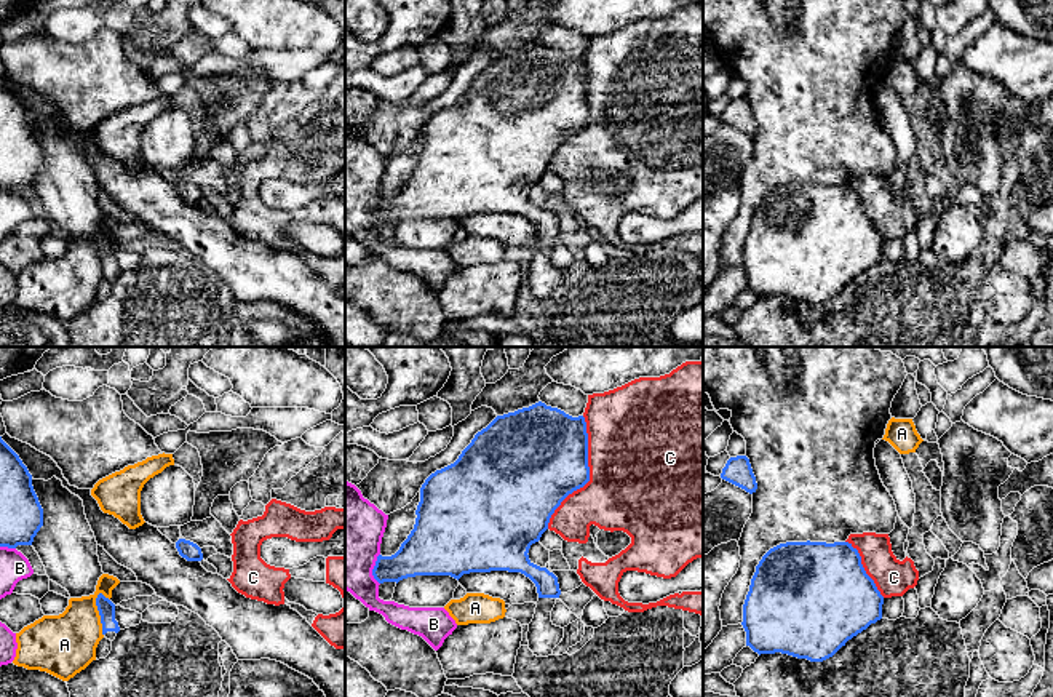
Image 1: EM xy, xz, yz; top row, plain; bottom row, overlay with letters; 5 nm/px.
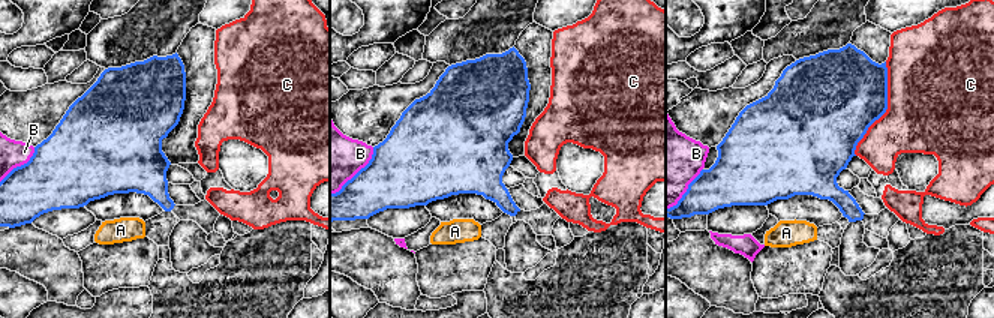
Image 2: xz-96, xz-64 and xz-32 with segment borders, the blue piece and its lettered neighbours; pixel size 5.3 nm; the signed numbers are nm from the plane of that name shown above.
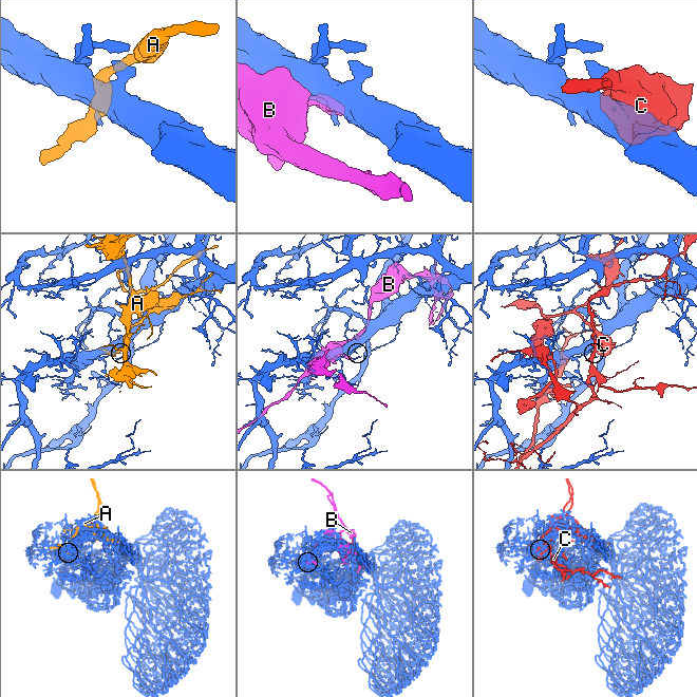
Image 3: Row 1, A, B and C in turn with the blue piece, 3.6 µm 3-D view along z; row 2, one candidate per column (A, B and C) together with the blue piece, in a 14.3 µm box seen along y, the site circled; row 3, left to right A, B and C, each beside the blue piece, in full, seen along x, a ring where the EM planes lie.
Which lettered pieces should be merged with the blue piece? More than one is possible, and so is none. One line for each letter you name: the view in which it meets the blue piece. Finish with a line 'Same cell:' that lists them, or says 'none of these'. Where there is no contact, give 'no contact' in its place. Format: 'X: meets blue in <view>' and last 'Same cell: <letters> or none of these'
Same cell: none of these

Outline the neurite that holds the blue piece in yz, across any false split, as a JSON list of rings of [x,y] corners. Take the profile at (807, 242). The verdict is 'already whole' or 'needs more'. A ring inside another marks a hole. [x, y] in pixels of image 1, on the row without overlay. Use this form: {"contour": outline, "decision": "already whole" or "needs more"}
{"contour": [[[786,184],[770,190],[751,221],[743,246],[746,288],[810,304],[832,299],[848,281],[882,261],[884,238],[848,184]]], "decision": "already whole"}

